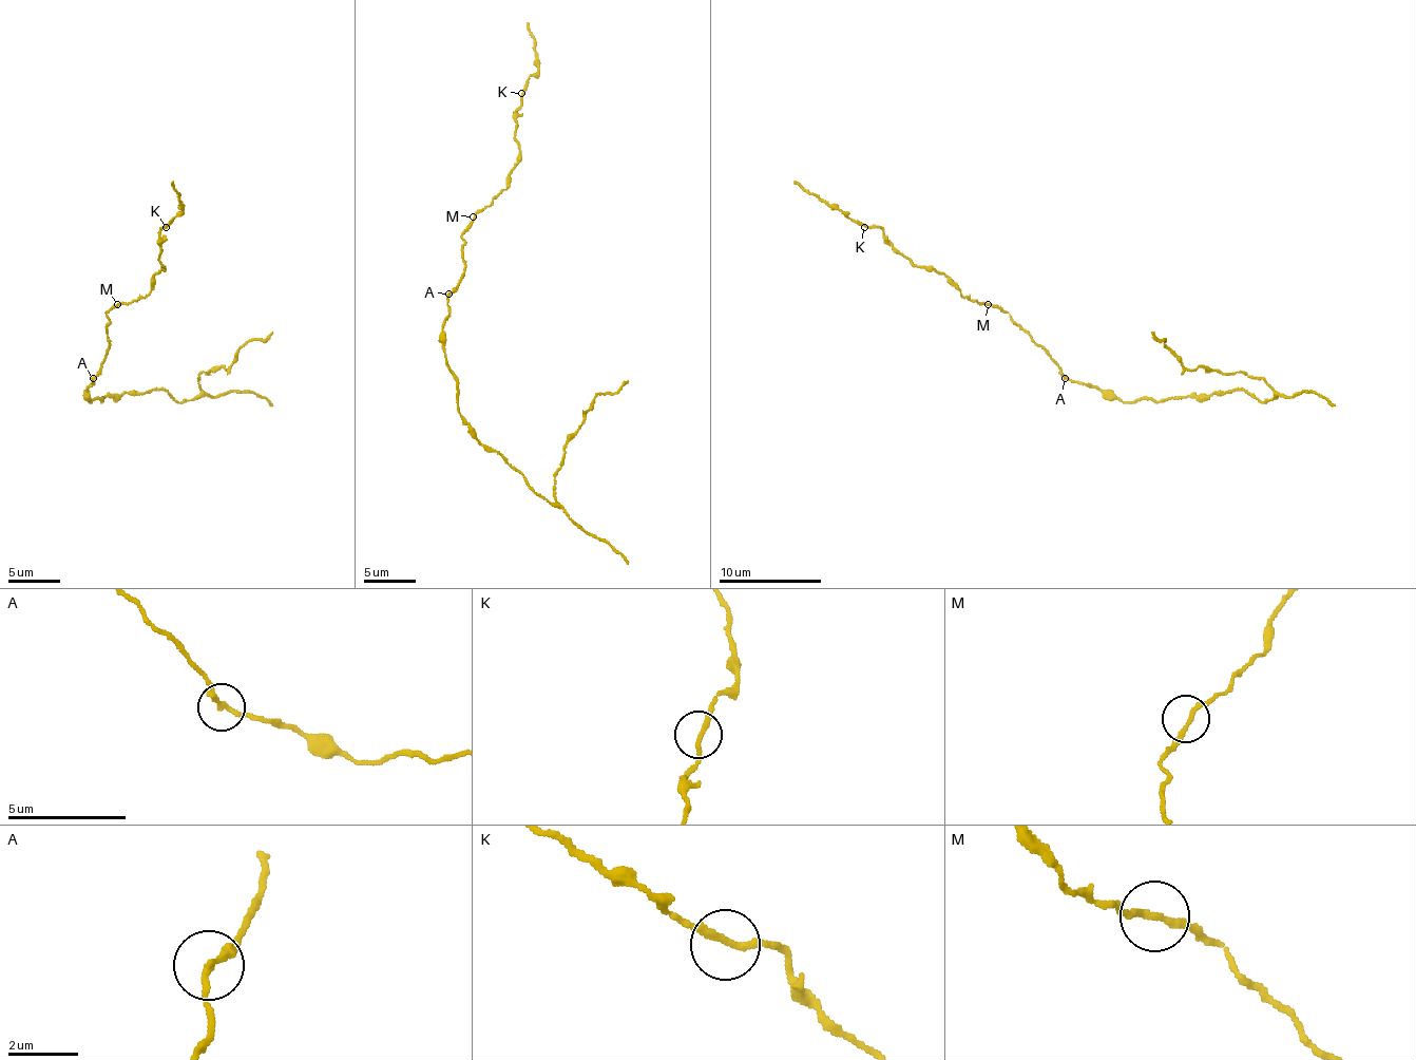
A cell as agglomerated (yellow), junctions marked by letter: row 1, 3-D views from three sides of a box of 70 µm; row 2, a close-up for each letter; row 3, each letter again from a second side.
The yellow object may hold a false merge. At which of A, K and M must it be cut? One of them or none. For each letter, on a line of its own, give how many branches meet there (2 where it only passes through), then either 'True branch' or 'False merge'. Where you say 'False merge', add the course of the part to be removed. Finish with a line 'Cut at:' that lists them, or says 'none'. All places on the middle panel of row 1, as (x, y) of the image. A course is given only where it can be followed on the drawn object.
A: Branches: 2. True branch
K: Branches: 2. True branch
M: Branches: 2. True branch
Cut at: none

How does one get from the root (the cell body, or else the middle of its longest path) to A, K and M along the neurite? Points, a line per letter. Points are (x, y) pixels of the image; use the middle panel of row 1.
A: (441, 325), (450, 313), (450, 295)
K: (441, 325), (450, 295), (464, 271), (462, 232), (505, 189), (519, 161), (514, 132), (521, 93)
M: (441, 325), (450, 313), (450, 295), (464, 271), (462, 232), (473, 216)

